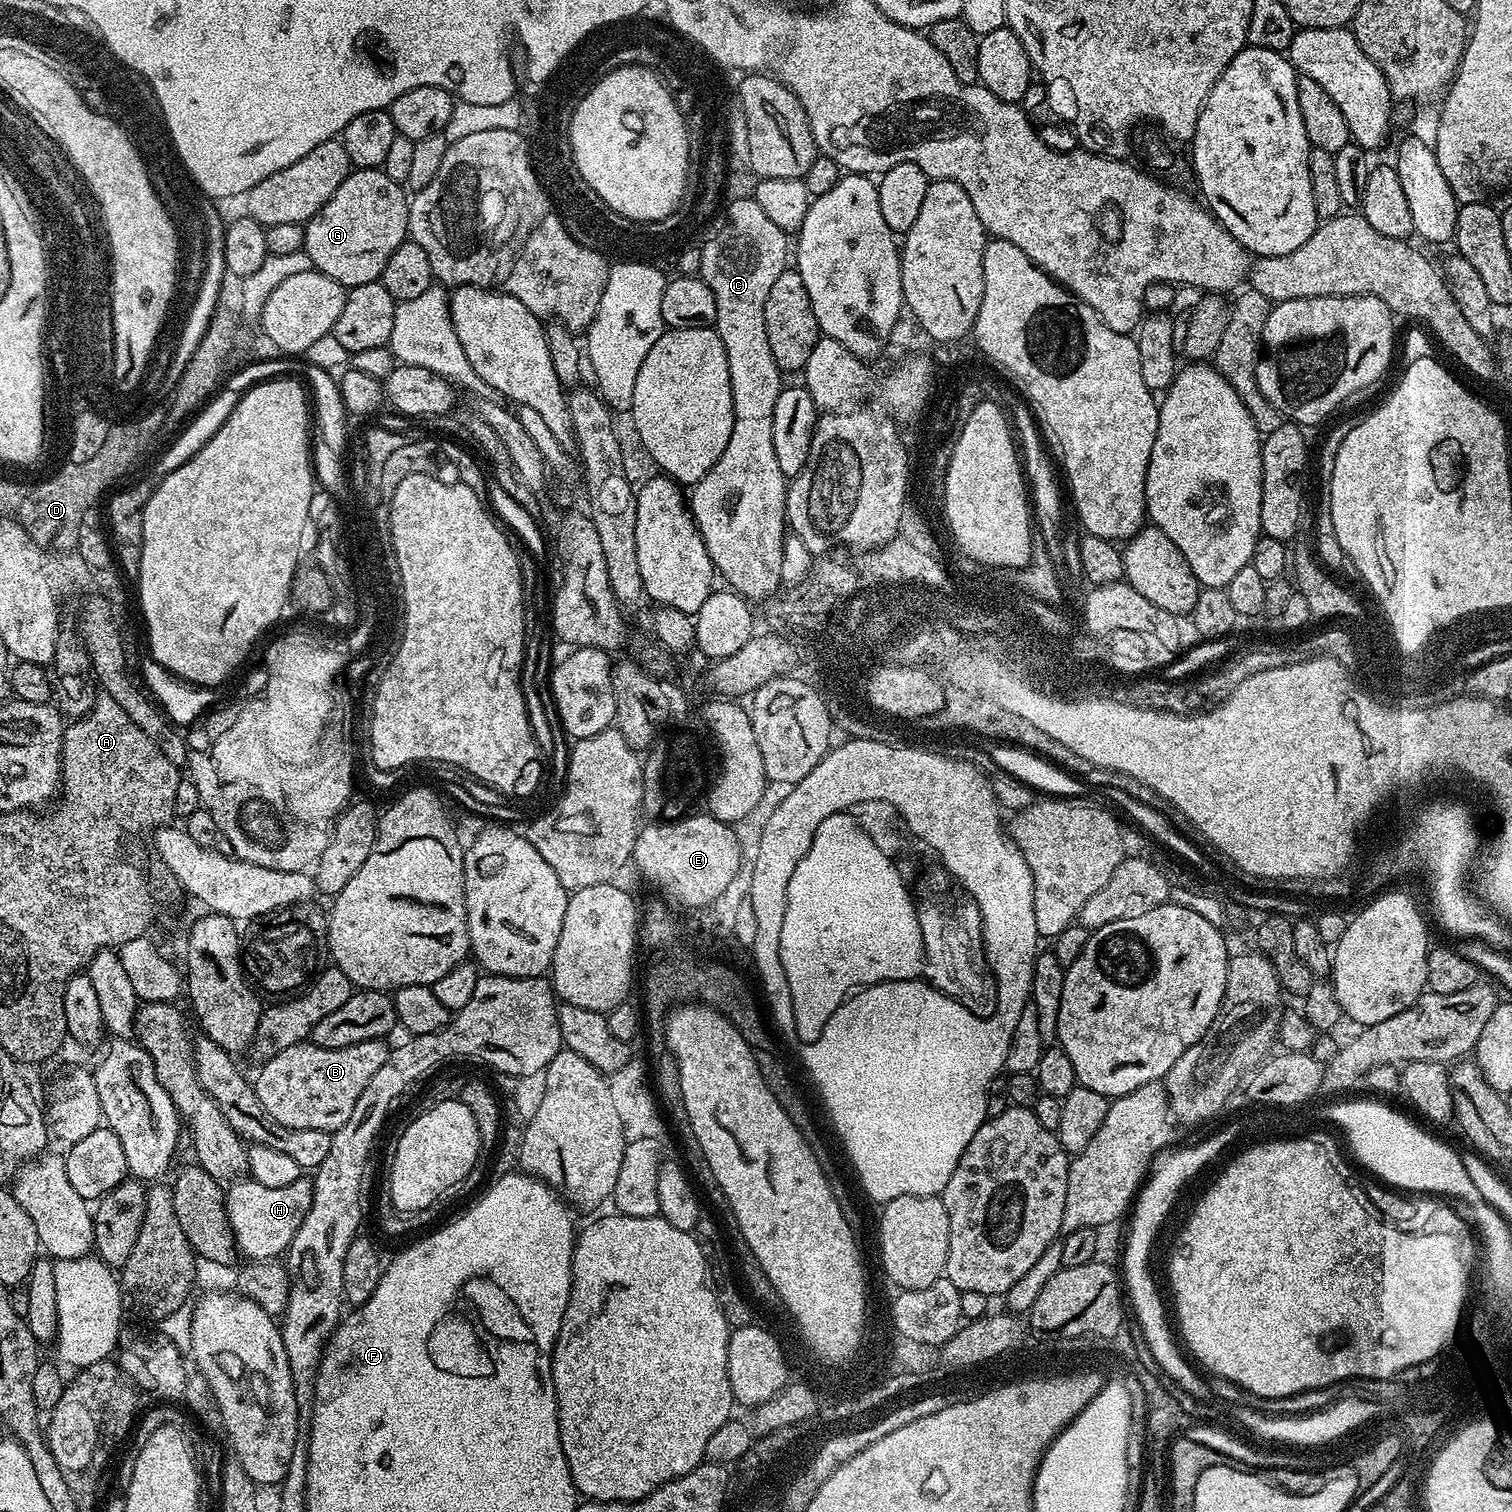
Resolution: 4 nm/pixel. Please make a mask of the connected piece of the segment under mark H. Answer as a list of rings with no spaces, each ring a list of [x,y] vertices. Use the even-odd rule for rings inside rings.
[[[304,1174],[290,1182],[290,1186],[262,1186],[253,1178],[241,1178],[229,1183],[224,1204],[237,1249],[243,1255],[245,1252],[252,1262],[283,1257],[292,1245],[294,1234],[298,1234],[298,1226],[302,1226],[302,1218],[306,1218],[311,1201],[312,1180]]]

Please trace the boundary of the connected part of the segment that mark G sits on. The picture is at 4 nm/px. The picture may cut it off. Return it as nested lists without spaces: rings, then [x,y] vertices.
[[[357,168],[348,173],[348,177],[342,182],[342,186],[338,186],[338,190],[334,190],[334,194],[330,198],[330,202],[326,202],[326,206],[322,206],[322,210],[318,210],[318,214],[314,214],[314,218],[310,218],[304,225],[304,247],[303,255],[308,255],[308,260],[315,271],[326,274],[330,278],[334,278],[334,282],[344,285],[345,289],[354,286],[362,286],[366,282],[374,282],[380,279],[380,275],[386,270],[386,262],[390,262],[390,254],[394,254],[394,250],[398,250],[398,246],[402,246],[402,242],[409,239],[408,235],[408,202],[409,197],[404,196],[405,189],[401,187],[397,181],[386,178],[386,174],[380,168]]]

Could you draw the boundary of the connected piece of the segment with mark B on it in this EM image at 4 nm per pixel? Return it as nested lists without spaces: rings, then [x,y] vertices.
[[[367,1040],[345,1048],[323,1048],[311,1042],[290,1046],[259,1065],[260,1073],[254,1076],[258,1102],[282,1126],[333,1133],[350,1118],[366,1082],[386,1062],[390,1051],[386,1045],[384,1040]]]

